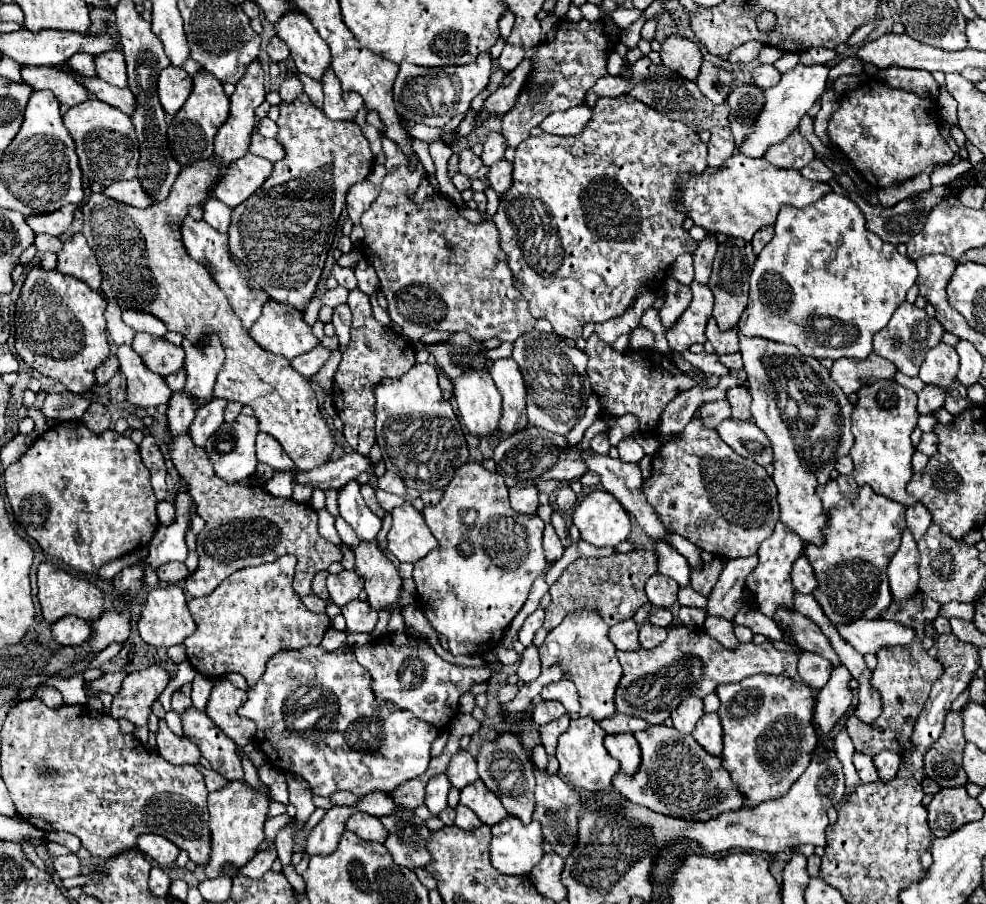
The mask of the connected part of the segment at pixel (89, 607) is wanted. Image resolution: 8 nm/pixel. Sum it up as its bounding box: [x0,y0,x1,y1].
[38,561,104,623]

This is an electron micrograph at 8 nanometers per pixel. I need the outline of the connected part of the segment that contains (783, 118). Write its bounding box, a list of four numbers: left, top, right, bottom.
[740,65,828,157]

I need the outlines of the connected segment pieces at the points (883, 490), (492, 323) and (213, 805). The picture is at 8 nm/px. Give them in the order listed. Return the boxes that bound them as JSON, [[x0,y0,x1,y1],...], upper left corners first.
[[850,379,918,507],[360,137,536,343],[206,781,268,879]]

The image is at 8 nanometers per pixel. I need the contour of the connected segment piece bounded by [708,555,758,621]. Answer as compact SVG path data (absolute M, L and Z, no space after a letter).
M758 555L748 559L728 559L724 571L708 597L708 615L732 621L742 607L744 581L758 565Z

